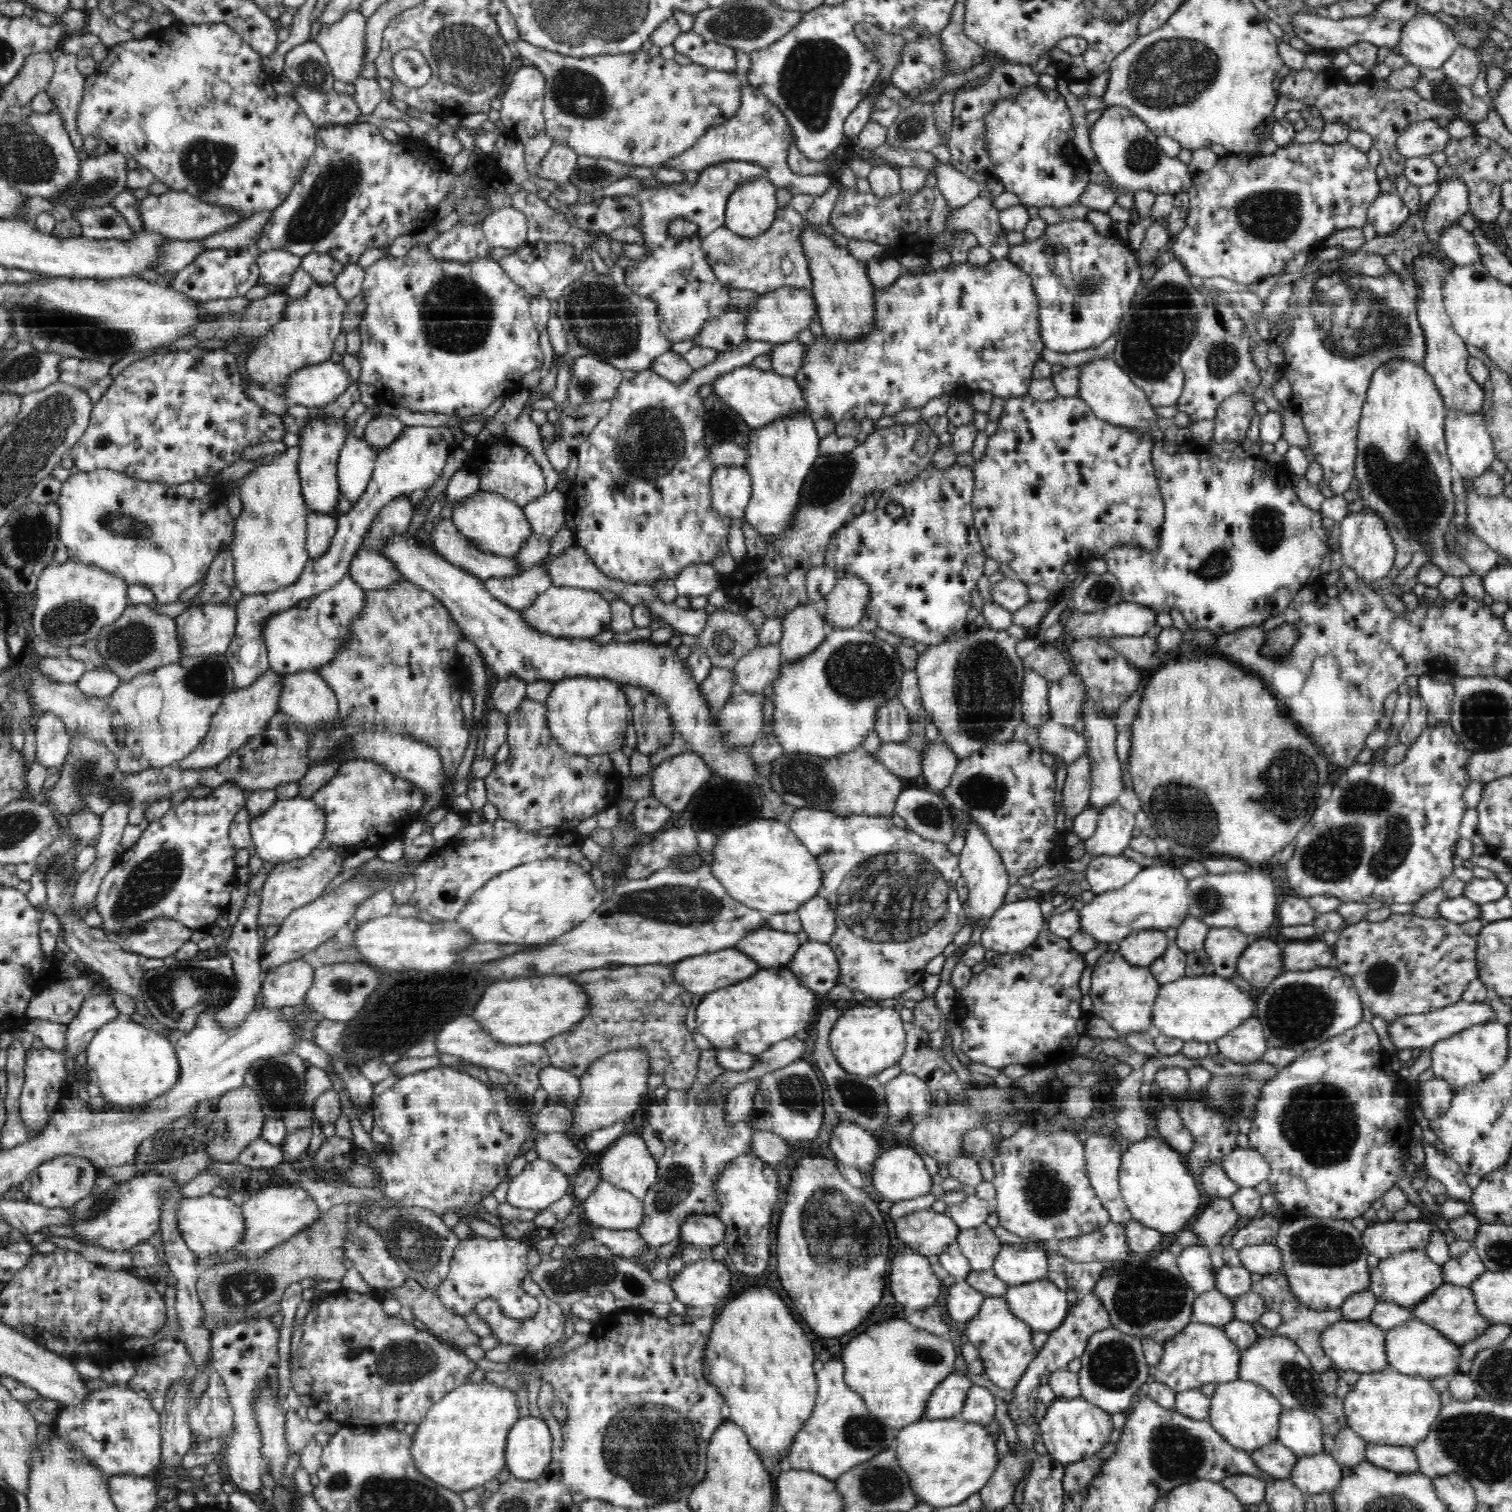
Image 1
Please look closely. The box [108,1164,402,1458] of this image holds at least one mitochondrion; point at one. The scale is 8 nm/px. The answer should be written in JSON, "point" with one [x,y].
{"point":[241,1288]}

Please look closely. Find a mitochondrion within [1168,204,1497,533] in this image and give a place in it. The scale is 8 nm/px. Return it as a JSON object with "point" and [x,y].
{"point":[1388,329]}

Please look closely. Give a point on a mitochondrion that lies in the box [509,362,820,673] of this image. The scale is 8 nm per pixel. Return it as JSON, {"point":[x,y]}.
{"point":[652,442]}

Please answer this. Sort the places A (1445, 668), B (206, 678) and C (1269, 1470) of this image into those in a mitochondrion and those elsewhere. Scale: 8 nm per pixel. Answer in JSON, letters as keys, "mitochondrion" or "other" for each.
{"A":"other","B":"mitochondrion","C":"other"}

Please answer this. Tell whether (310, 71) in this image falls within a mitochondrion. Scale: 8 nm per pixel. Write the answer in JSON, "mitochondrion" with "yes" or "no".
{"mitochondrion":"yes"}

